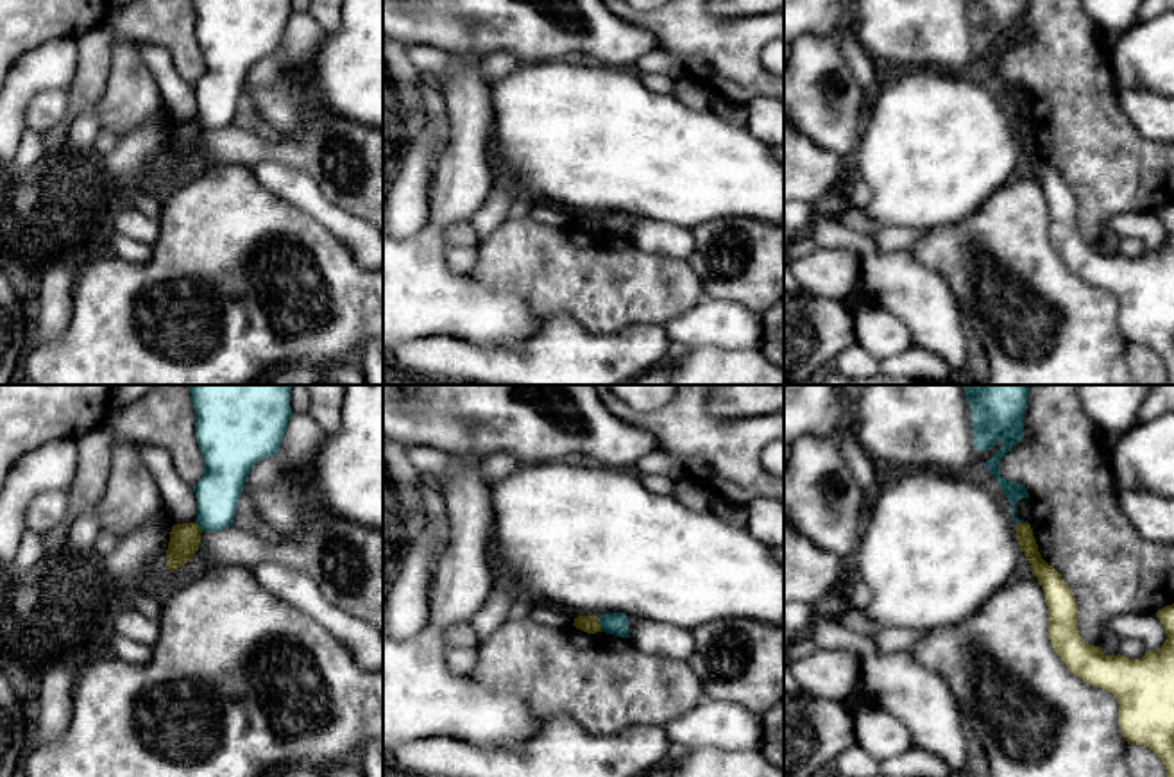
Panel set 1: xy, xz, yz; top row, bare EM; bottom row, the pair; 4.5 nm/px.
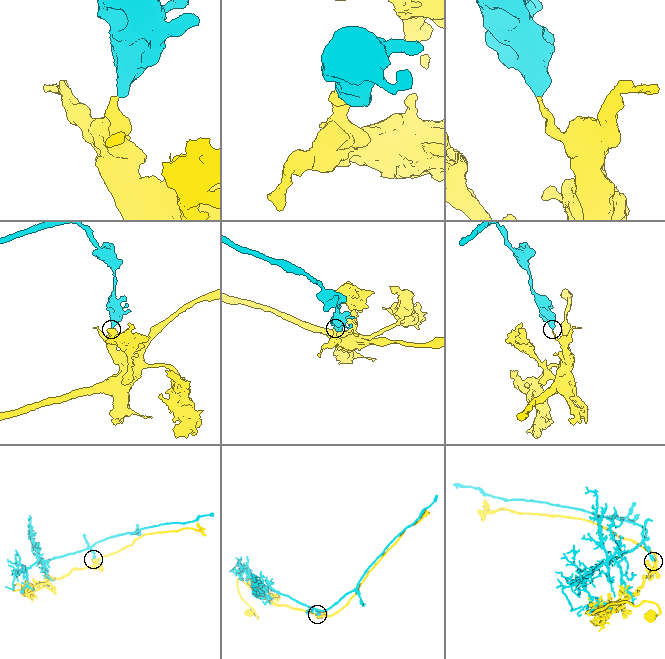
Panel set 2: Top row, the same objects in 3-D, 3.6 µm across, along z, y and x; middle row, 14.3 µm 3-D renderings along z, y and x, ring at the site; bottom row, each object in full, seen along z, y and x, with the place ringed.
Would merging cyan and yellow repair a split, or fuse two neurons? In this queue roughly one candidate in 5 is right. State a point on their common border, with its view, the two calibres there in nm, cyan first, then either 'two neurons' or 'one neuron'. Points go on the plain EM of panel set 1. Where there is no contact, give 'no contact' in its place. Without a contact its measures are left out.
xz (600, 222) | 100/80 nm | two neurons

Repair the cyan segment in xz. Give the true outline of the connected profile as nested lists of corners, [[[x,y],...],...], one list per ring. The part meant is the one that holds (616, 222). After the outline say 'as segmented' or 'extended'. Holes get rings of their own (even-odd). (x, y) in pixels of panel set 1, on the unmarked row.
[[[623,211],[603,213],[603,215],[600,215],[601,229],[607,233],[621,235],[621,236],[630,236],[628,217],[630,215],[626,215]]]; as segmented

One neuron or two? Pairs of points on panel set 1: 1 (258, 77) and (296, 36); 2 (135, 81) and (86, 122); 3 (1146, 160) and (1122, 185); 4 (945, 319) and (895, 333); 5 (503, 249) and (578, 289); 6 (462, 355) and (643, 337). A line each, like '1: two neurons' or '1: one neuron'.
1: two neurons
2: two neurons
3: one neuron
4: two neurons
5: one neuron
6: one neuron

